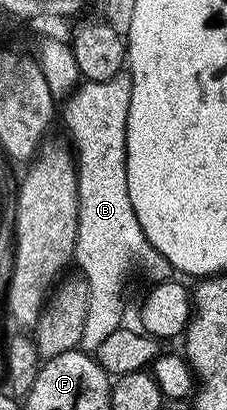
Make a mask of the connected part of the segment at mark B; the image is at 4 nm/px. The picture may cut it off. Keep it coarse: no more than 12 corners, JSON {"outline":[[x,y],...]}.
{"outline":[[132,75],[84,80],[63,99],[76,141],[75,265],[89,281],[80,346],[122,325],[139,260],[172,265],[128,195]]}

